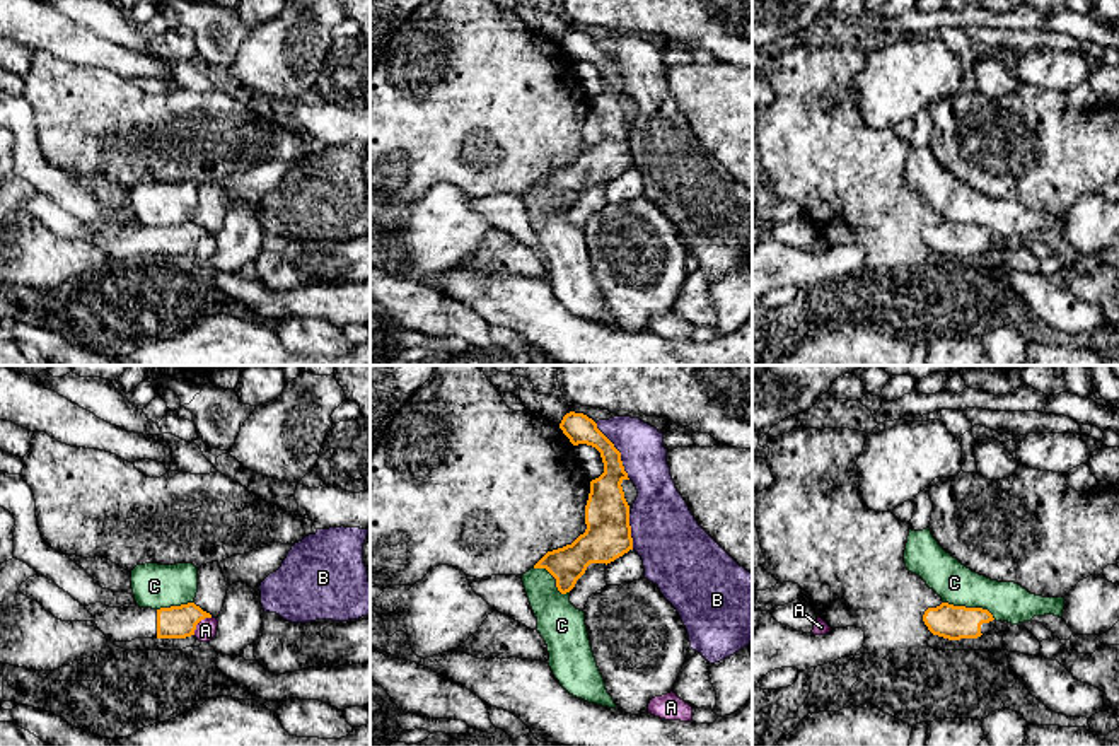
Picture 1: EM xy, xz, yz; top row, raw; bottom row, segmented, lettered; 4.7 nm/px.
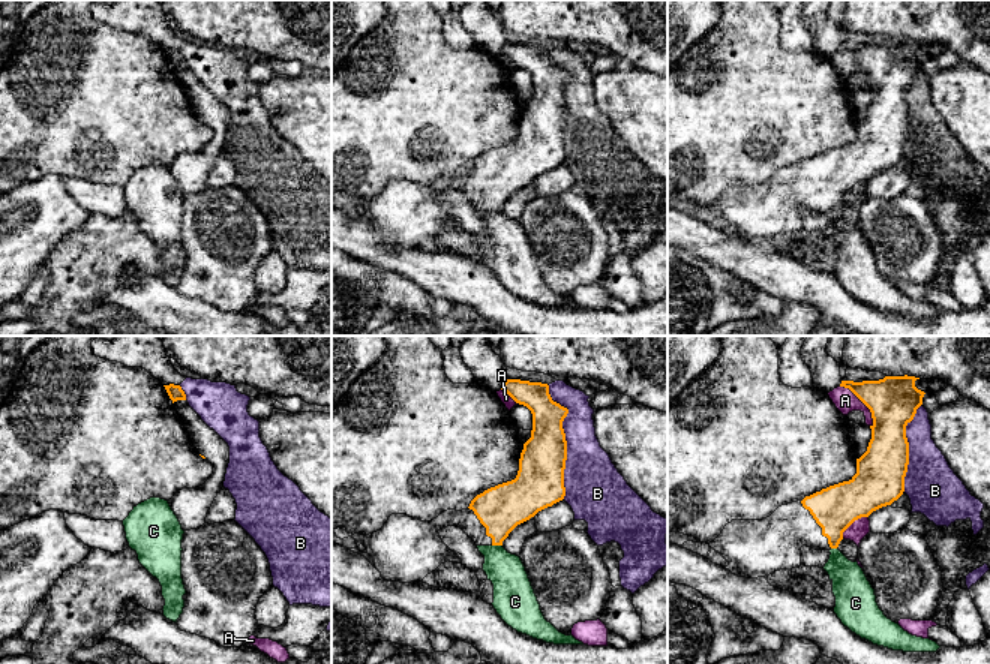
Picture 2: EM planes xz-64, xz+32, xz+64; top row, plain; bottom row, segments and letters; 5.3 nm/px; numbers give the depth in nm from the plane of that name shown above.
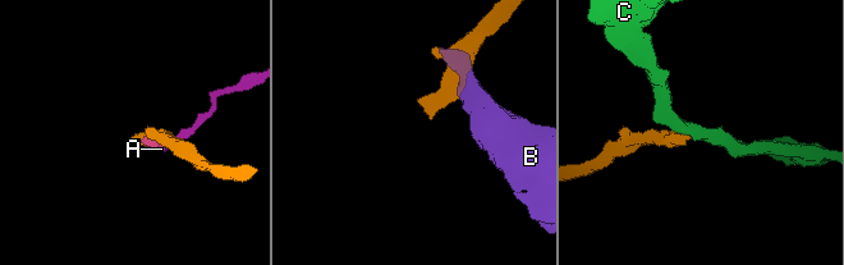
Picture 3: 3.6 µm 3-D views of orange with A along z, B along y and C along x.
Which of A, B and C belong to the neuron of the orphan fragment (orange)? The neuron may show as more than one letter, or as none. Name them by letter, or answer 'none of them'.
none of them

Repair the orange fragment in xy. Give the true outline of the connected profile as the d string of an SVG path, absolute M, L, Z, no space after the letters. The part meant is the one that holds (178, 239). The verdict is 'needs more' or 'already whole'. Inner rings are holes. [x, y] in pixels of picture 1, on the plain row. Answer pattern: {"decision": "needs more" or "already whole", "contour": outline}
{"decision": "needs more", "contour": "M38 191L20 201L19 210L38 219L46 229L61 239L92 239L113 259L135 256L186 256L194 253L196 242L212 236L194 220L171 225L107 225L92 234L85 224L60 207L53 198Z"}

